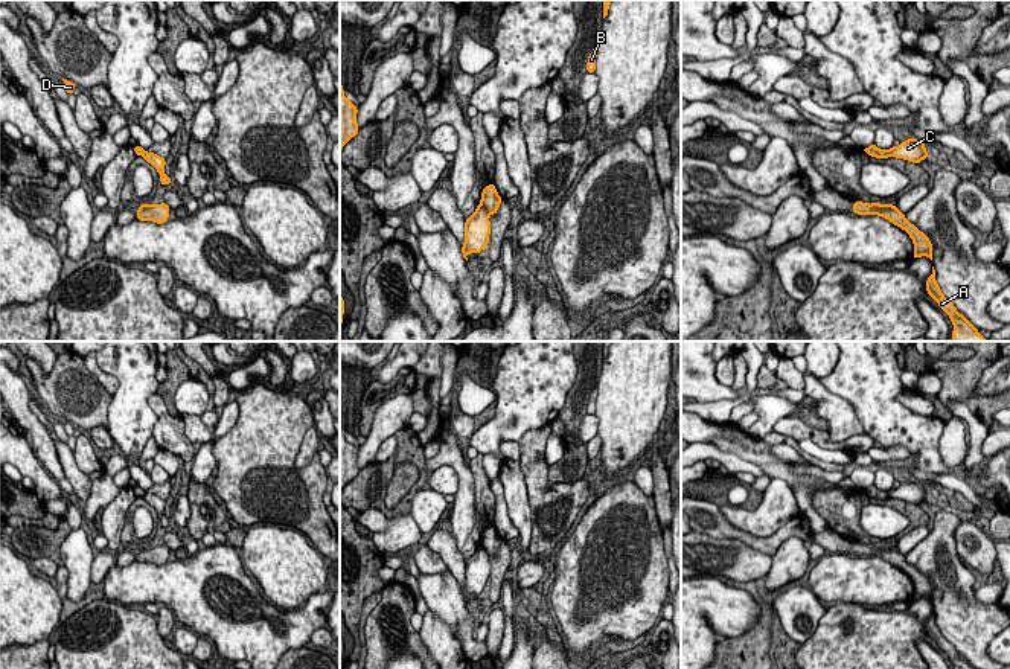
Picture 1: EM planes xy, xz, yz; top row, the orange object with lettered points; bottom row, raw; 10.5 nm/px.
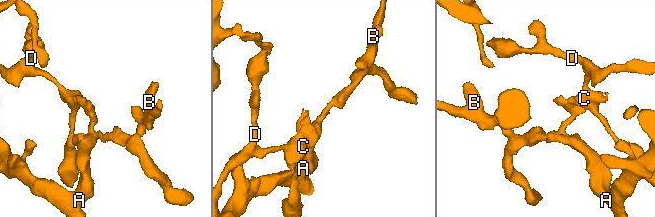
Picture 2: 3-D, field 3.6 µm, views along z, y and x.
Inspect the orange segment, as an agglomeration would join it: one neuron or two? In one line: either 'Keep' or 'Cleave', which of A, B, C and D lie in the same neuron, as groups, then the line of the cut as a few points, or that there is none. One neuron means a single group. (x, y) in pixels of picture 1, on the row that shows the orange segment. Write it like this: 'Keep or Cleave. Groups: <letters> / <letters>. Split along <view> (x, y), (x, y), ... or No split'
Cleave. Groups: A B / C D. Split along xz (480, 203), (488, 214)

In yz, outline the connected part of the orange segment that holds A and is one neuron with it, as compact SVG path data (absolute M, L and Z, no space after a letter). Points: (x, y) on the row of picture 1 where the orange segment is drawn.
M934 267L932 274L926 279L926 291L938 303L938 306L948 312L951 322L954 323L952 341L989 341L981 337L978 329L970 325L963 314L957 311L952 302L944 297L938 283L935 282Z

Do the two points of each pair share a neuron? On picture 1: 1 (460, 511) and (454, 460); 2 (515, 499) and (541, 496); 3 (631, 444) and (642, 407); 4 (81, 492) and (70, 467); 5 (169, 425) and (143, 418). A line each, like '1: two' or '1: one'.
1: one
2: two
3: one
4: one
5: two

